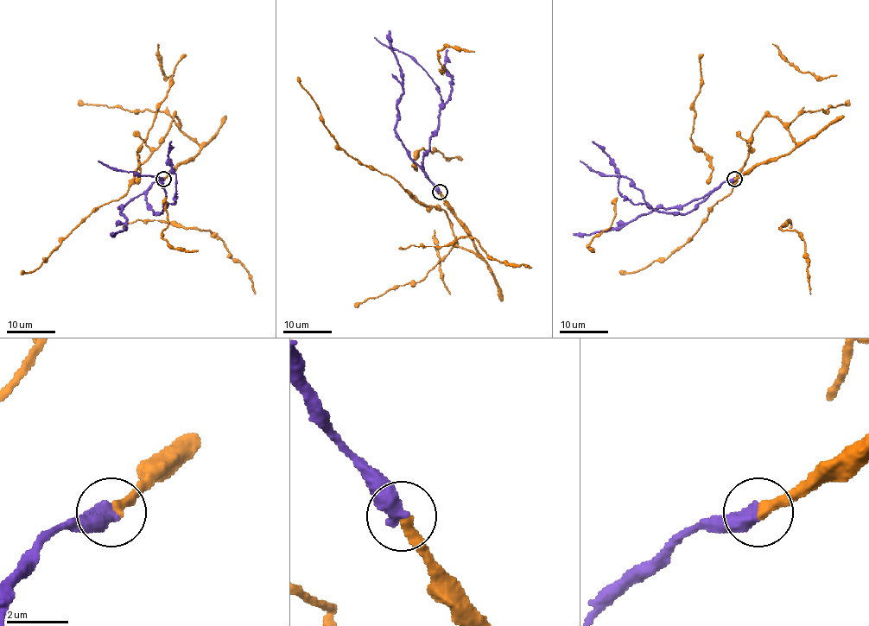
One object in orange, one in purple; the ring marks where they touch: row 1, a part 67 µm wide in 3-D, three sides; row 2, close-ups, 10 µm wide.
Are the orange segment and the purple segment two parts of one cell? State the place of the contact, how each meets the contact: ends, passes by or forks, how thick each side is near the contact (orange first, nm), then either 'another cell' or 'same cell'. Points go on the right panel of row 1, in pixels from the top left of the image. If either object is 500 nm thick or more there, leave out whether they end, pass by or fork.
at (734, 179); 360 nm thick on the orange side, 600 nm on the other; same cell

